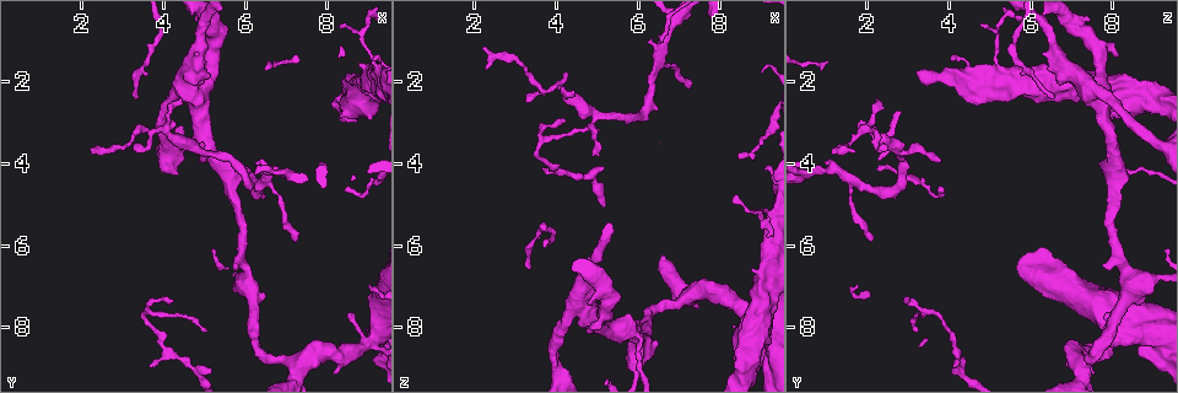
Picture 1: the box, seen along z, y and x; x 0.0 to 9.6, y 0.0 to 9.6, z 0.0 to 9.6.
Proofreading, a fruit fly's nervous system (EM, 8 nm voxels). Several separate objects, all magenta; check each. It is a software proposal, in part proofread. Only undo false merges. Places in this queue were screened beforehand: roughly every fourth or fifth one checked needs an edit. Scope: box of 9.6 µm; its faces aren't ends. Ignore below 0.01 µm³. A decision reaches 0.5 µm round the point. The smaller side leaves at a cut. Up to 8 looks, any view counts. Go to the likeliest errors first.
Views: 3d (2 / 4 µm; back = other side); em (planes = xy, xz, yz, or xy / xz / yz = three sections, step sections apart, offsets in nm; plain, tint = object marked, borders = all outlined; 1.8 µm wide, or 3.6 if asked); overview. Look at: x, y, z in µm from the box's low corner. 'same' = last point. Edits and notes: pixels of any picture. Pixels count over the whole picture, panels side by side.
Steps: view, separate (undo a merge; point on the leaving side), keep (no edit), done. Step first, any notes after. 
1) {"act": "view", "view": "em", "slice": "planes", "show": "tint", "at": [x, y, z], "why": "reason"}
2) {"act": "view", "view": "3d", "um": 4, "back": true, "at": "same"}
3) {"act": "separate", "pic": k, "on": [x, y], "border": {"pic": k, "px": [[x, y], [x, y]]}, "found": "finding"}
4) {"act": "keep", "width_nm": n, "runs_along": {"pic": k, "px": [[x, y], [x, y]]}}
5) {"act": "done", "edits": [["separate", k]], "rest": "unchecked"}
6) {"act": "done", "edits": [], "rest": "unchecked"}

{"act": "view", "view": "3d", "um": 2, "at": [4.85, 2.40, 7.55]}

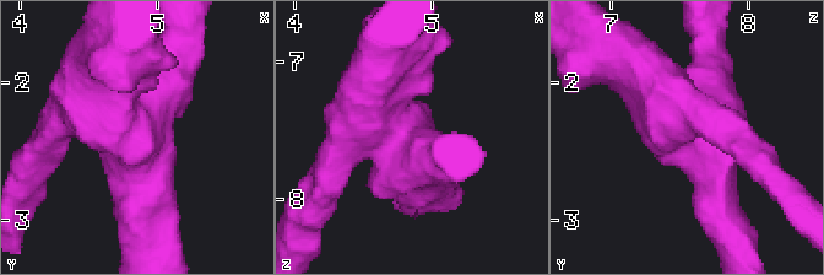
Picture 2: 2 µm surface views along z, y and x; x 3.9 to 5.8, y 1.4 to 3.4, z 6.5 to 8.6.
{"act": "view", "view": "em", "slice": "planes", "show": "tint", "at": [4.80, 2.38, 7.60], "arms": 4, "why": "now the EM"}

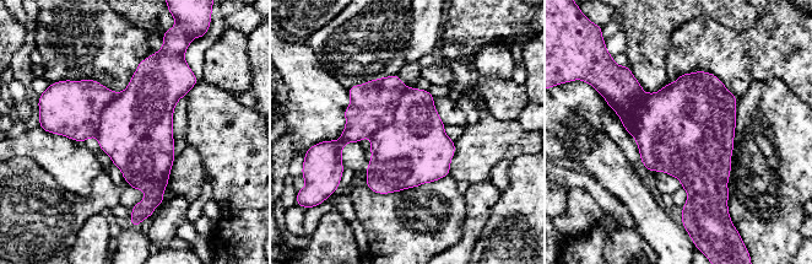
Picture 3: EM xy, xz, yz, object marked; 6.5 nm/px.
{"act": "separate", "pic": 3, "on": [617, 85], "border": {"pic": 3, "px": [[667, 85], [639, 104], [633, 136]]}, "found": "a second neuron is stuck on"}

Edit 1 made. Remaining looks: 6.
{"act": "view", "view": "overview", "why": "see it whole again"}

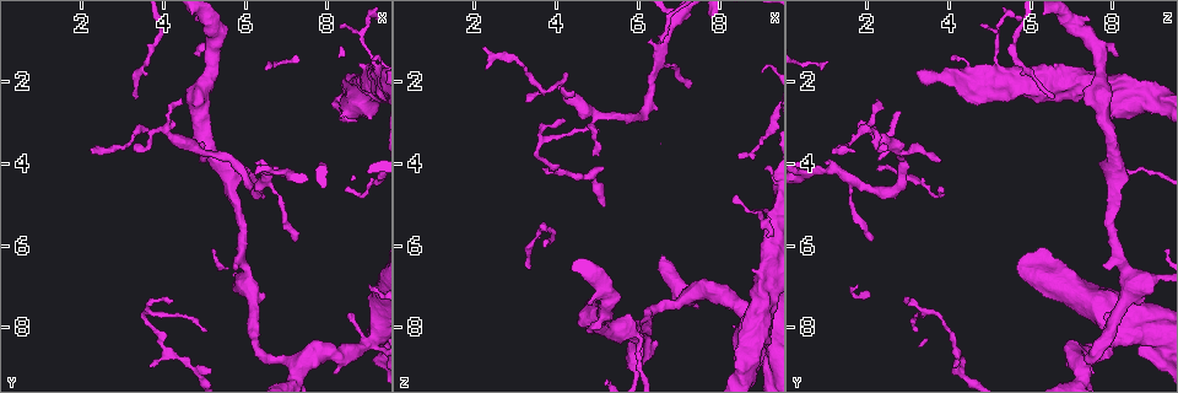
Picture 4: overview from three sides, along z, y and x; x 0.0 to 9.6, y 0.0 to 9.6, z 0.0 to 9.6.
{"act": "view", "view": "em", "slice": "planes", "show": "tint", "at": [3.25, 3.50, 1.65], "why": "a narrow waist"}

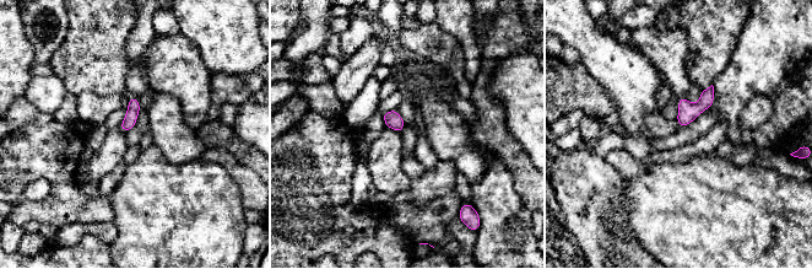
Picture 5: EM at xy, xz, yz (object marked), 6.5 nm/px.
{"act": "keep", "found": "all the same neuron"}

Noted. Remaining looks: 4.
{"act": "view", "view": "3d", "um": 2, "at": [6.45, 4.40, 1.50], "why": "calibre changes"}

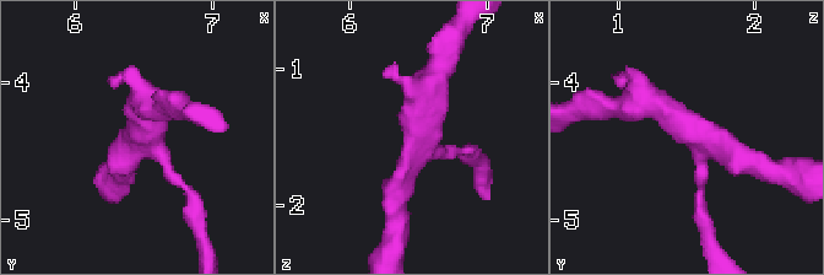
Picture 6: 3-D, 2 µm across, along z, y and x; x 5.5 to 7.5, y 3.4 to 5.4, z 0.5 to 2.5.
{"act": "view", "view": "em", "slice": "planes", "show": "plain", "at": [6.52, 4.34, 1.52], "why": "need the tissue"}

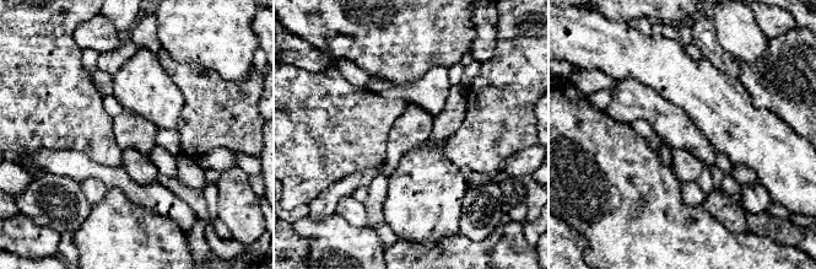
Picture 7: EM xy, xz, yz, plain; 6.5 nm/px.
{"act": "view", "view": "em", "slice": "planes", "show": "tint", "at": "same"}

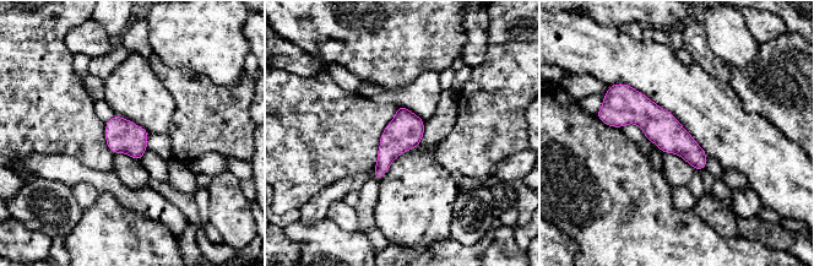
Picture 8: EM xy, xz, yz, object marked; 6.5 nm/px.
{"act": "keep", "runs_along": {"pic": 8, "px": [[606, 119], [649, 117], [703, 164]]}, "found": "all the same neuron"}

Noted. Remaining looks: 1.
{"act": "done", "edits": [["separate", 3]], "rest": "unchecked"}

